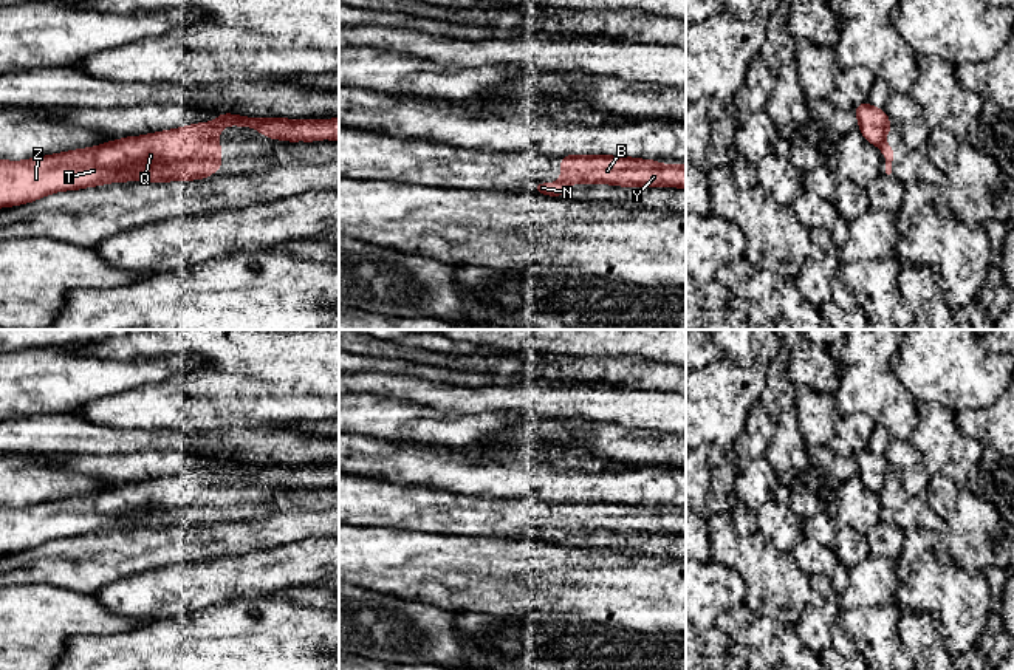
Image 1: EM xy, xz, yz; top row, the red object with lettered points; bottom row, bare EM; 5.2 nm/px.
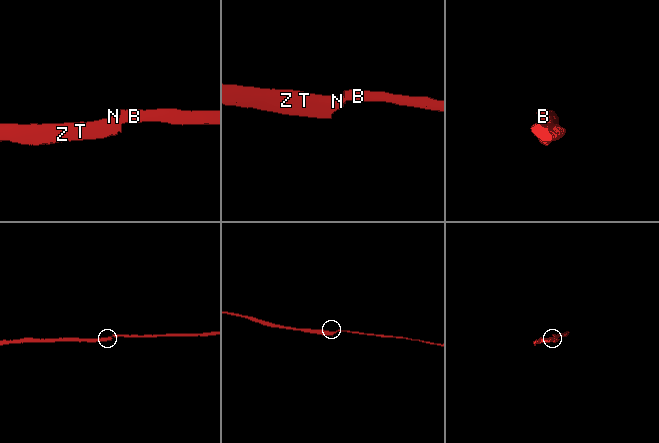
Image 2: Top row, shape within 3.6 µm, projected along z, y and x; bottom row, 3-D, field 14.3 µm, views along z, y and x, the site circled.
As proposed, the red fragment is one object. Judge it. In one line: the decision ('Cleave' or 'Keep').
Cleave

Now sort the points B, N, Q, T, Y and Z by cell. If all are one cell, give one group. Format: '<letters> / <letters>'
B Y / N Q T Z

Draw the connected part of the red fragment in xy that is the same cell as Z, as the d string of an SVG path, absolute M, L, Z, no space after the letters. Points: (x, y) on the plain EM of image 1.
M209 467L189 470L180 475L169 475L156 480L146 480L141 483L125 483L121 486L102 489L94 494L36 503L31 506L0 506L0 555L33 549L56 538L79 537L87 534L105 532L110 529L127 529L138 526L144 529L170 529L211 525L212 518L221 520L223 494L217 486L217 483L221 480L221 470Z

